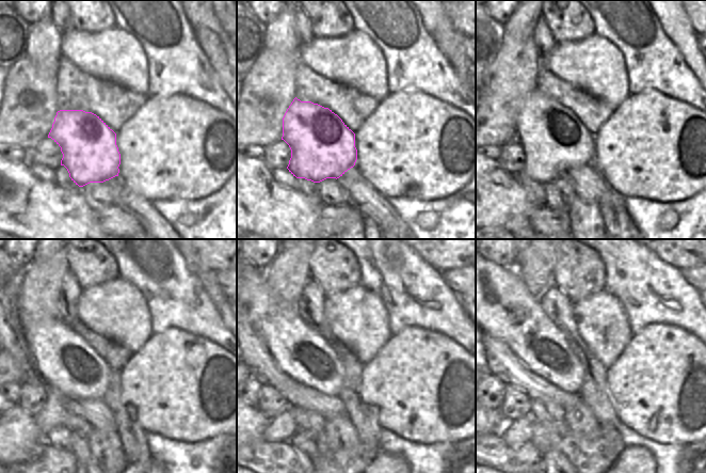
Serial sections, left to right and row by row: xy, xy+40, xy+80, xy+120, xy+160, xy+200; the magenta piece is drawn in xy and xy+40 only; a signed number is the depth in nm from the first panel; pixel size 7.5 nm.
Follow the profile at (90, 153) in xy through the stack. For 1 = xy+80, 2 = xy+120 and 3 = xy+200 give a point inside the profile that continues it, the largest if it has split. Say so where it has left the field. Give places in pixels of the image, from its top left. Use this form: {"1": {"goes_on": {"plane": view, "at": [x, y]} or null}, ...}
{"1": {"goes_on": {"plane": "xy+80", "at": [554, 140]}}, "2": {"goes_on": {"plane": "xy+120", "at": [68, 366]}}, "3": {"goes_on": {"plane": "xy+200", "at": [497, 300]}}}

